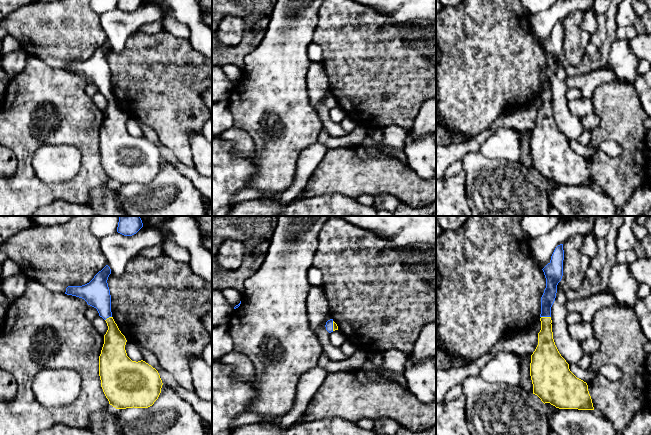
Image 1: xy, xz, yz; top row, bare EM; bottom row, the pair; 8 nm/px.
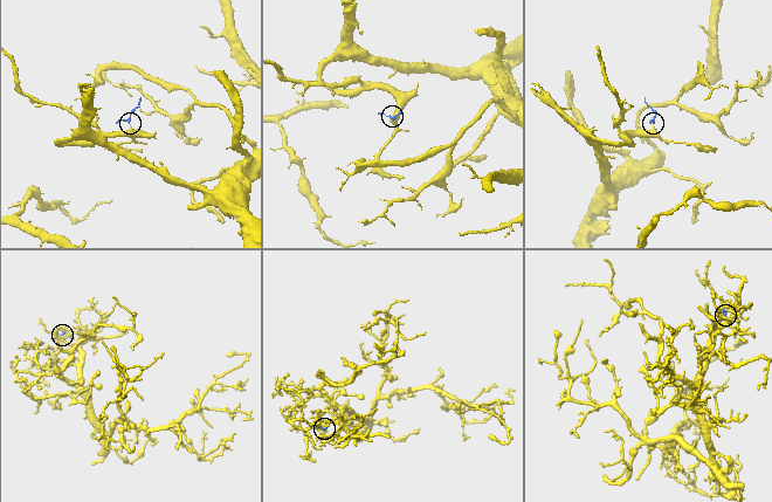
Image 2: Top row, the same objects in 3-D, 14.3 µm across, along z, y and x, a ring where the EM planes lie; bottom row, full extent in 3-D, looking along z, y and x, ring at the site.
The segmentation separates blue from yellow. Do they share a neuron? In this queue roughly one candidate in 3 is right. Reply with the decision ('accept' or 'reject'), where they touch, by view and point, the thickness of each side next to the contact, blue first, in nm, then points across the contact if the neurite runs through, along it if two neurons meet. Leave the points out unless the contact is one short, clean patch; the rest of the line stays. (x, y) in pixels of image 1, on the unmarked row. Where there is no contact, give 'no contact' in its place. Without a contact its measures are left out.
accept; meets blue in yz at (546, 92); 110 nm thick on the blue side, 150 nm on the other; runs through yz (549, 71), (546, 78), (546, 92), (546, 123)

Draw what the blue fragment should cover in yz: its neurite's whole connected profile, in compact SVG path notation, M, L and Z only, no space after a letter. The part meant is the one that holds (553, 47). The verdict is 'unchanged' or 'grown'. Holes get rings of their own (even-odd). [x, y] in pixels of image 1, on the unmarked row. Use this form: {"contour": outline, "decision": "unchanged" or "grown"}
{"contour": "M560 20L555 24L550 38L542 45L546 64L541 73L538 121L530 139L533 170L544 180L550 179L559 185L594 186L587 159L570 147L569 140L559 129L553 115L551 83L563 52L563 36L563 20Z", "decision": "grown"}

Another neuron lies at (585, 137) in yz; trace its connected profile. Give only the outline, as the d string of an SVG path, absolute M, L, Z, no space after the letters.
M583 129L581 135L578 138L578 142L582 145L589 145L591 141L591 130Z

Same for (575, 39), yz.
M575 10L563 18L564 36L561 61L568 67L579 68L585 56L585 48L592 35L581 28L581 23L587 12Z

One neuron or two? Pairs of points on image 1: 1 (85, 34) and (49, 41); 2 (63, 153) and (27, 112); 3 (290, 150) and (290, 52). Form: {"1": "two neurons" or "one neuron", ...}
{"1": "one neuron", "2": "two neurons", "3": "one neuron"}

